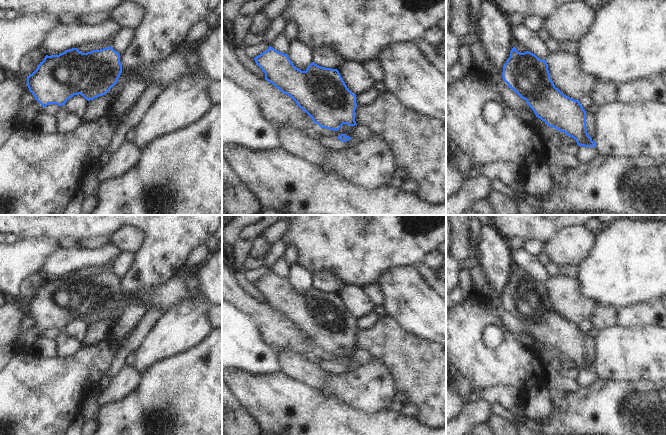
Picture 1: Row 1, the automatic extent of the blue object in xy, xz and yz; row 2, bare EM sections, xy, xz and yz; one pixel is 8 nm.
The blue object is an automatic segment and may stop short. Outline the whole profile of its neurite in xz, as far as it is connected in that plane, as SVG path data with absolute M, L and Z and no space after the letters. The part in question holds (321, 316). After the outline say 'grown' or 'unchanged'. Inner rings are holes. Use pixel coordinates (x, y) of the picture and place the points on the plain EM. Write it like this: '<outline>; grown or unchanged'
M271 270L254 282L265 297L265 304L290 320L321 352L337 355L343 348L355 350L356 319L346 310L337 293L321 291L312 286L305 295L294 290L287 278Z; unchanged

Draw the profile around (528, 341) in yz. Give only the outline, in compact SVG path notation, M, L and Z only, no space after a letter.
M533 334L523 335L518 340L525 348L534 350L536 339Z

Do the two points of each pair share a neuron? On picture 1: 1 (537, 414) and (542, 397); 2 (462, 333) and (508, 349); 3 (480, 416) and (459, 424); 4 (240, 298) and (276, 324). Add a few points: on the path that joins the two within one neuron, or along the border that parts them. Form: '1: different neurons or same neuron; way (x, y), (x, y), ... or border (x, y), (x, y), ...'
1: same neuron; way (540, 410), (541, 401)
2: same neuron; way (473, 344), (483, 354), (497, 353)
3: same neuron; way (475, 416), (469, 416), (464, 421)
4: same neuron; way (249, 306), (267, 320)

